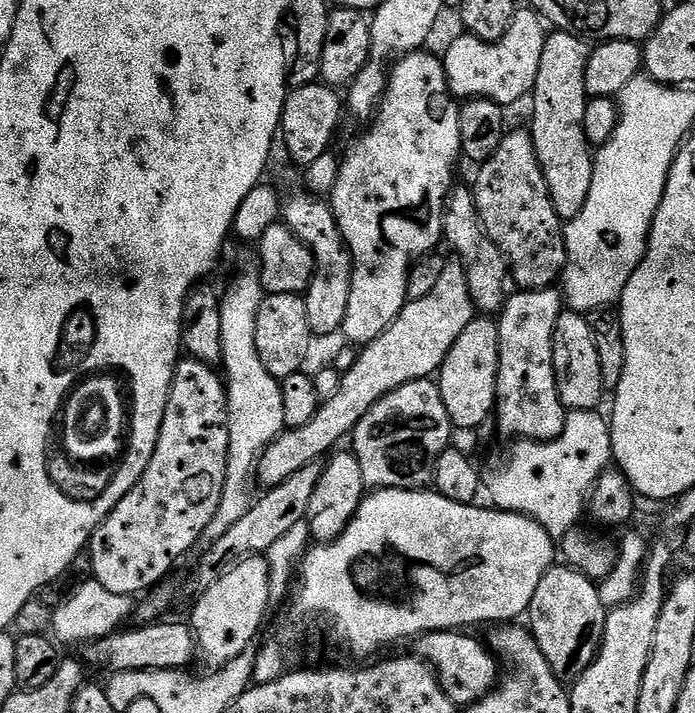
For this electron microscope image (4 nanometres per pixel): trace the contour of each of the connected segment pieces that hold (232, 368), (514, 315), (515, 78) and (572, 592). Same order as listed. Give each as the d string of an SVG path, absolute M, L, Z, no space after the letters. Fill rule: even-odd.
M252 258L241 262L240 273L229 282L224 297L221 295L218 300L222 318L222 372L228 393L228 457L222 502L218 514L214 514L216 526L233 524L246 514L250 503L248 487L254 484L256 463L270 442L285 431L280 381L266 371L256 345L258 306L265 295L264 285L260 283L259 259Z
M555 287L516 290L505 299L499 313L500 325L500 365L496 383L496 407L494 417L501 437L512 436L518 440L553 440L562 434L566 409L560 400L556 375L554 374L554 326L566 304Z
M521 7L510 22L510 30L493 44L476 36L460 34L460 37L442 52L448 88L457 98L481 96L496 104L511 106L527 97L538 78L538 65L542 62L542 46L546 24L539 12L531 7Z
M561 567L549 568L542 582L538 582L538 590L534 590L526 620L529 620L527 623L532 637L538 642L553 672L561 678L575 678L582 675L596 658L609 609L602 602L595 579L584 576L576 568Z

